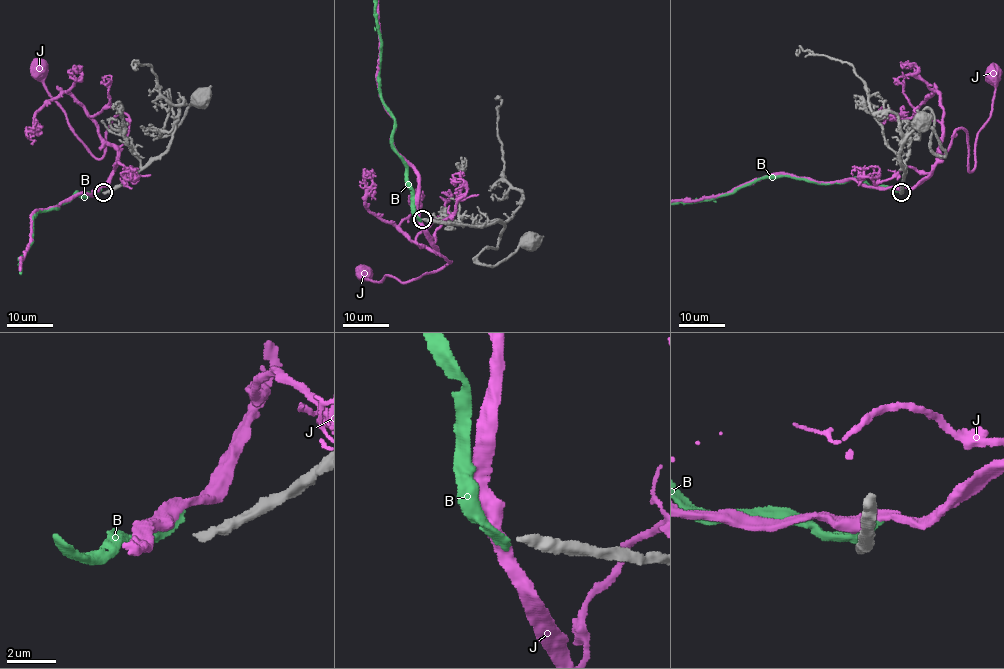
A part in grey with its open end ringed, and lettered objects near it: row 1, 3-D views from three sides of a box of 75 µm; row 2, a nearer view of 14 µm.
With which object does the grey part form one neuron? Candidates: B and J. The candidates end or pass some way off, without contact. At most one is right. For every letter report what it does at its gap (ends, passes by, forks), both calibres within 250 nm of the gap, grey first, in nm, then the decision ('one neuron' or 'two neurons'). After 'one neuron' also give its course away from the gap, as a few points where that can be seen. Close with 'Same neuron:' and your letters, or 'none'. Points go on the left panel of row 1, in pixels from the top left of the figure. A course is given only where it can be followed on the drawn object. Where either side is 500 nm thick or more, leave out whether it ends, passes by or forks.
B: it ends; calibres 320 and 480 nm; two neurons
J: it passes by; calibres 320 and 440 nm; two neurons
Same neuron: none

